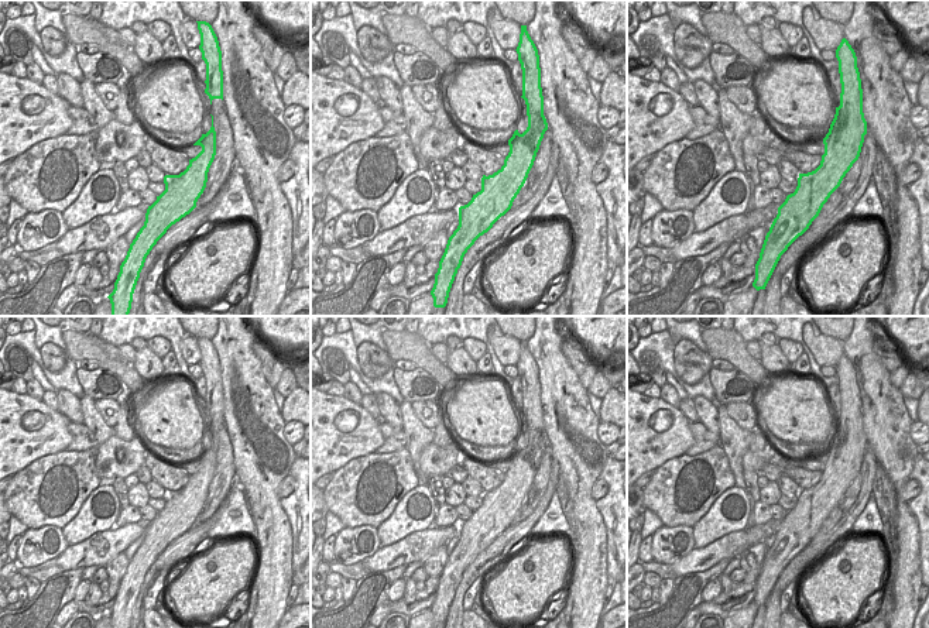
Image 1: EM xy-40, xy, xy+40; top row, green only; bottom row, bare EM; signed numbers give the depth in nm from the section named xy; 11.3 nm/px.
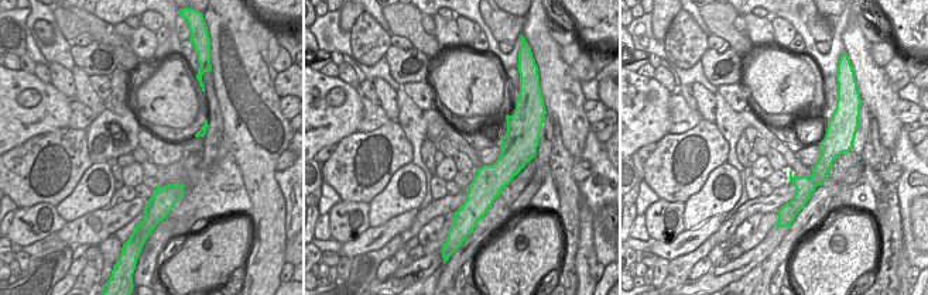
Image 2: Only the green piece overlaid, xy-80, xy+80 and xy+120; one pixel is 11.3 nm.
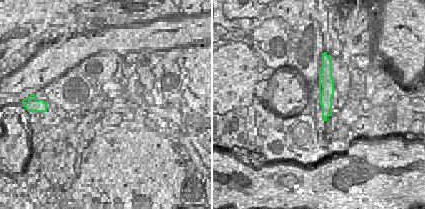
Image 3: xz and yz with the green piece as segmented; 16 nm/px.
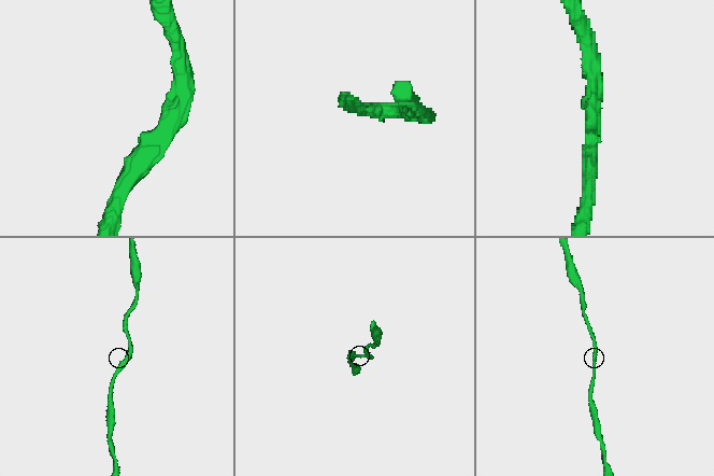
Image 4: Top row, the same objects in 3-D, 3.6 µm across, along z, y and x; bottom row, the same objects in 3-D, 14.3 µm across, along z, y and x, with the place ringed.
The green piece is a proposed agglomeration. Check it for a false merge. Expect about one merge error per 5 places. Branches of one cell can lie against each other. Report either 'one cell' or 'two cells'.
one cell

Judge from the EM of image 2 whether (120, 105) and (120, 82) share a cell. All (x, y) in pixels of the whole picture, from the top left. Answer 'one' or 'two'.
one

